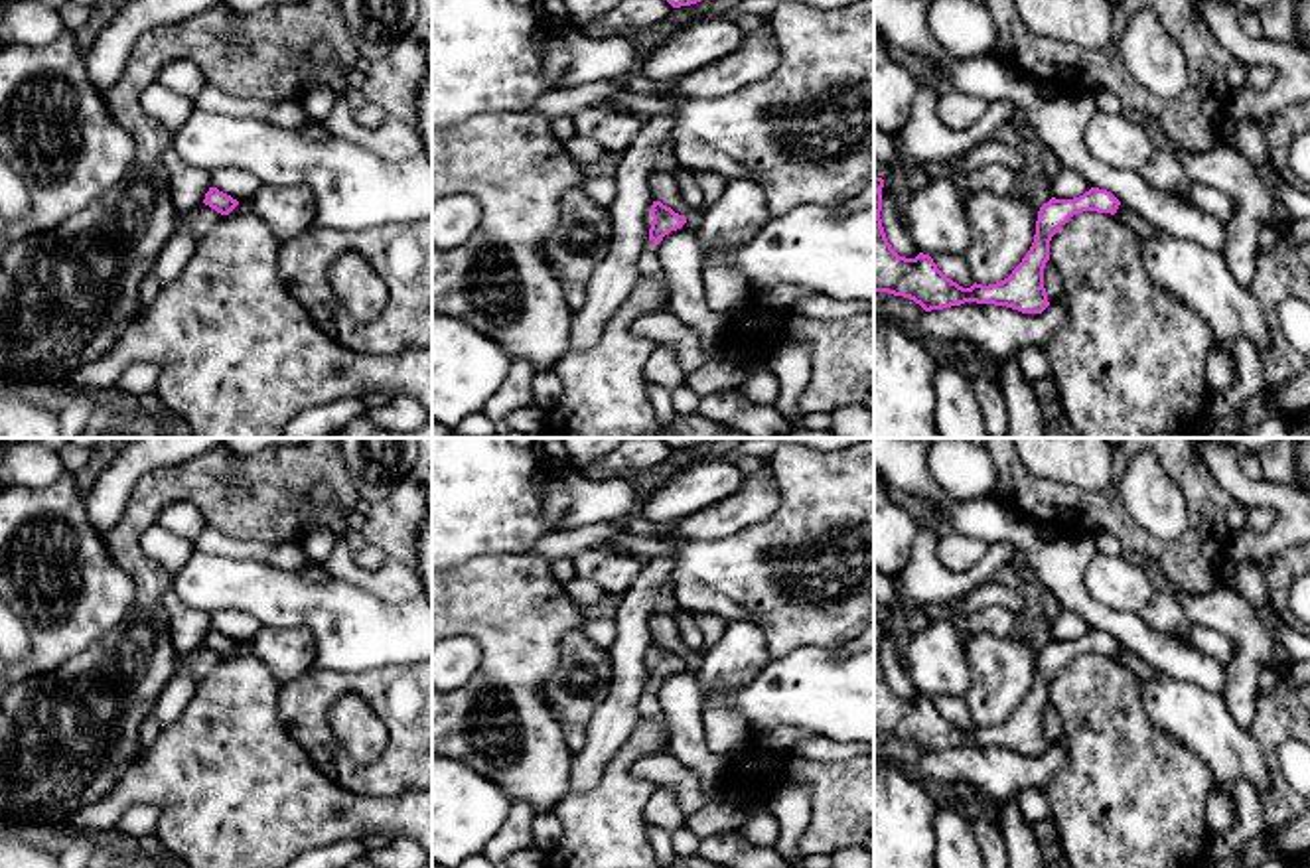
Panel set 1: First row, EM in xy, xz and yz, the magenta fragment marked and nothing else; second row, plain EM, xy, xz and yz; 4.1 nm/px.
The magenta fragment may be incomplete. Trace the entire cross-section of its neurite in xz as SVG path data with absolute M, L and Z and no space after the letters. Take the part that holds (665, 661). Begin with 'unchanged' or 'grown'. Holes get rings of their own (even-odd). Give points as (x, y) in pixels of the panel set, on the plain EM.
unchanged; M653 643L651 647L651 671L649 683L661 685L665 677L671 673L681 671L687 665L685 657L675 655L671 649L663 647L661 643Z

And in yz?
unchanged; M874 619L874 734L904 738L925 754L961 748L965 744L994 746L1022 756L1042 756L1050 744L1044 730L1044 710L1050 702L1052 679L1077 655L1115 657L1121 643L1107 631L1091 629L1073 641L1052 639L1038 653L1030 692L1012 716L996 726L963 730L947 720L929 696L900 698L886 681L882 653L884 621Z

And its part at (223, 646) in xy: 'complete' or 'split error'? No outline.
complete

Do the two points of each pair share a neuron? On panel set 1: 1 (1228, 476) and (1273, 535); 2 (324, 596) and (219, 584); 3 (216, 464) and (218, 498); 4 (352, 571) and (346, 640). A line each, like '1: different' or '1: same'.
1: same
2: same
3: same
4: different

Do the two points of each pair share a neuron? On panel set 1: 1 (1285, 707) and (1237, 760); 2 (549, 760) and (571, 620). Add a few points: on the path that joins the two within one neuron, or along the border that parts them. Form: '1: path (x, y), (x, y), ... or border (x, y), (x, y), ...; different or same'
1: border (1253, 730), (1271, 782); different
2: path (529, 724), (529, 657), (535, 651); same

